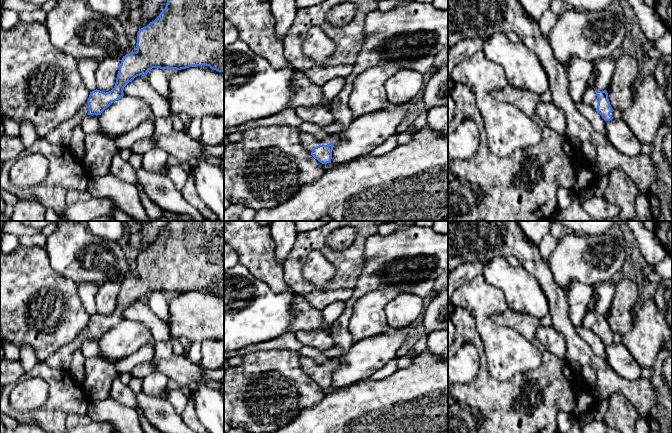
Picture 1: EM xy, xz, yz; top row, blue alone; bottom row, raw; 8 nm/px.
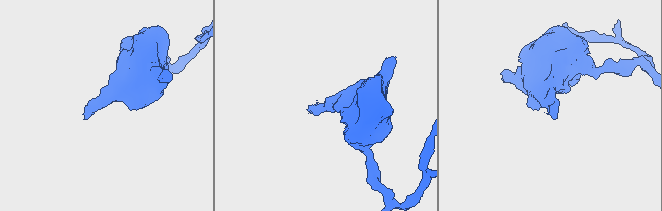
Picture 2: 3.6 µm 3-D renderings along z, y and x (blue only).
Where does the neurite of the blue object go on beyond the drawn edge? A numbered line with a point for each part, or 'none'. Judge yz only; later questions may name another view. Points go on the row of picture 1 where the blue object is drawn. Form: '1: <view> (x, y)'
1: yz (589, 98)

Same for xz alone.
1: xz (308, 141)

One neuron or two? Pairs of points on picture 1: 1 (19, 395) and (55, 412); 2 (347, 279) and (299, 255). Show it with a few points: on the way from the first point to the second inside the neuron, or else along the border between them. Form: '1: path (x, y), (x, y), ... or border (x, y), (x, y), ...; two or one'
1: border (46, 382), (46, 401), (31, 413), (21, 413); two
2: path (341, 265), (321, 246), (313, 246); one

